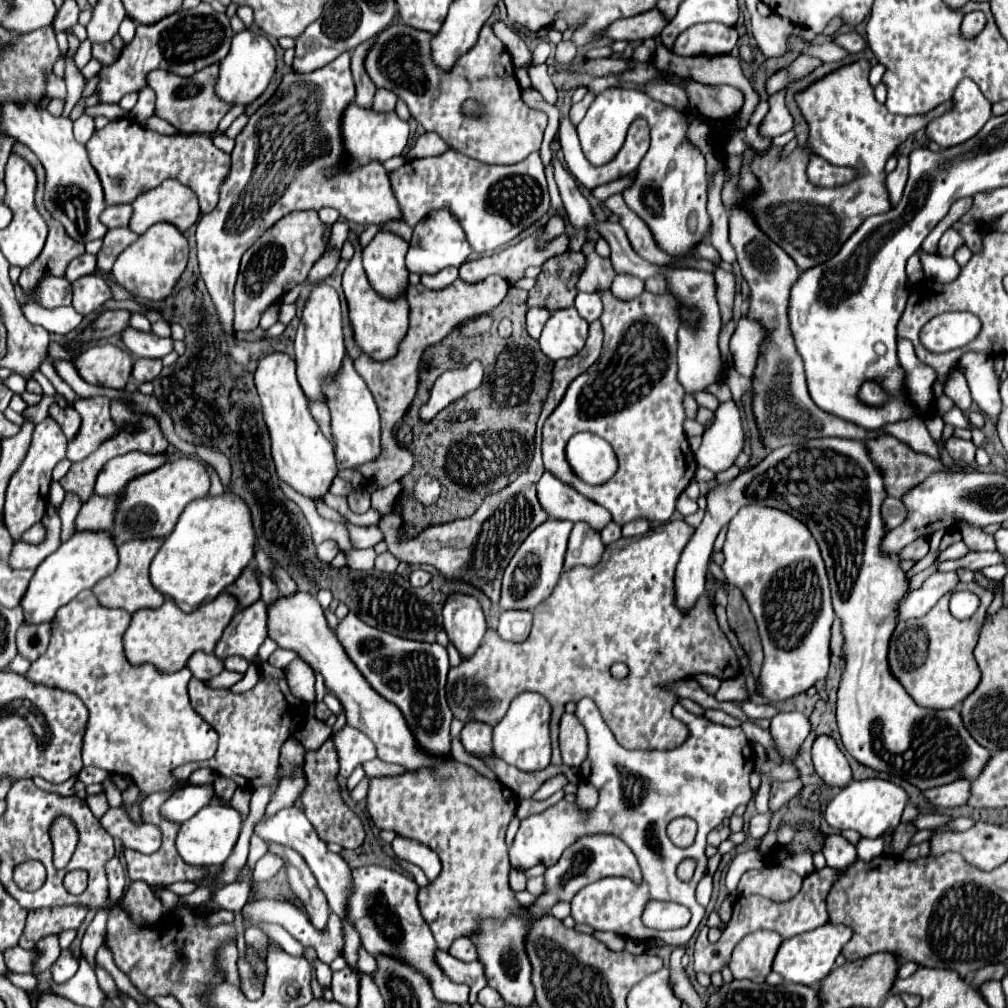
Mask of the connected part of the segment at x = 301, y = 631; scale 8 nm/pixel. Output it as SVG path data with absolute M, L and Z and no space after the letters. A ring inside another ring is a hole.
M296 591L294 595L278 597L278 601L270 603L268 605L268 637L276 641L278 647L296 651L314 671L320 671L324 675L326 687L332 693L336 693L344 705L348 725L362 731L364 735L372 739L372 743L378 749L378 757L382 761L398 763L406 767L408 771L426 767L426 765L434 765L440 761L436 757L430 757L416 745L410 729L406 727L402 711L398 711L394 703L386 701L384 697L372 691L372 687L366 683L366 679L356 669L356 665L348 659L346 651L342 649L340 641L336 639L336 633L328 627L324 619L324 611L320 603L314 599L314 595L306 591Z

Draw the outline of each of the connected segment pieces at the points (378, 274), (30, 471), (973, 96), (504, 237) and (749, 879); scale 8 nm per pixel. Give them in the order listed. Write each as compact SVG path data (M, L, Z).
M378 231L376 237L362 249L362 261L372 287L388 297L396 299L408 285L408 271L404 257L408 243L390 231Z
M46 417L42 423L36 425L34 437L32 437L32 445L28 449L28 455L24 459L24 463L20 465L20 469L14 473L14 477L10 479L8 491L6 491L6 505L4 505L4 523L10 531L10 535L20 541L22 533L28 531L32 525L40 523L44 513L46 513L46 505L48 505L48 491L50 491L50 481L52 481L52 469L58 461L62 461L66 457L66 435L62 433L60 425L52 419Z
M962 79L952 95L952 107L926 125L926 135L940 147L952 147L974 137L992 117L992 105L972 79Z
M448 149L436 157L404 163L390 173L390 181L410 227L424 219L432 209L448 207L464 227L466 239L476 253L494 251L510 243L524 229L540 221L550 209L550 193L540 155L530 155L516 165L488 165Z
M766 867L742 875L736 891L758 891L772 901L786 901L802 887L802 877L786 867Z

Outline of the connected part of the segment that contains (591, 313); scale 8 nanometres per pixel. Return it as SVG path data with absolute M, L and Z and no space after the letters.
M578 293L574 307L578 309L580 317L586 319L588 323L596 321L602 315L602 309L604 309L602 307L602 299L596 293Z

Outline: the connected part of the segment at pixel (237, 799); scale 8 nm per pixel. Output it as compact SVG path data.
M236 789L236 793L234 793L234 797L232 797L232 803L234 803L234 807L238 807L240 809L240 813L246 817L248 815L248 805L250 805L250 791L246 791L246 789Z

